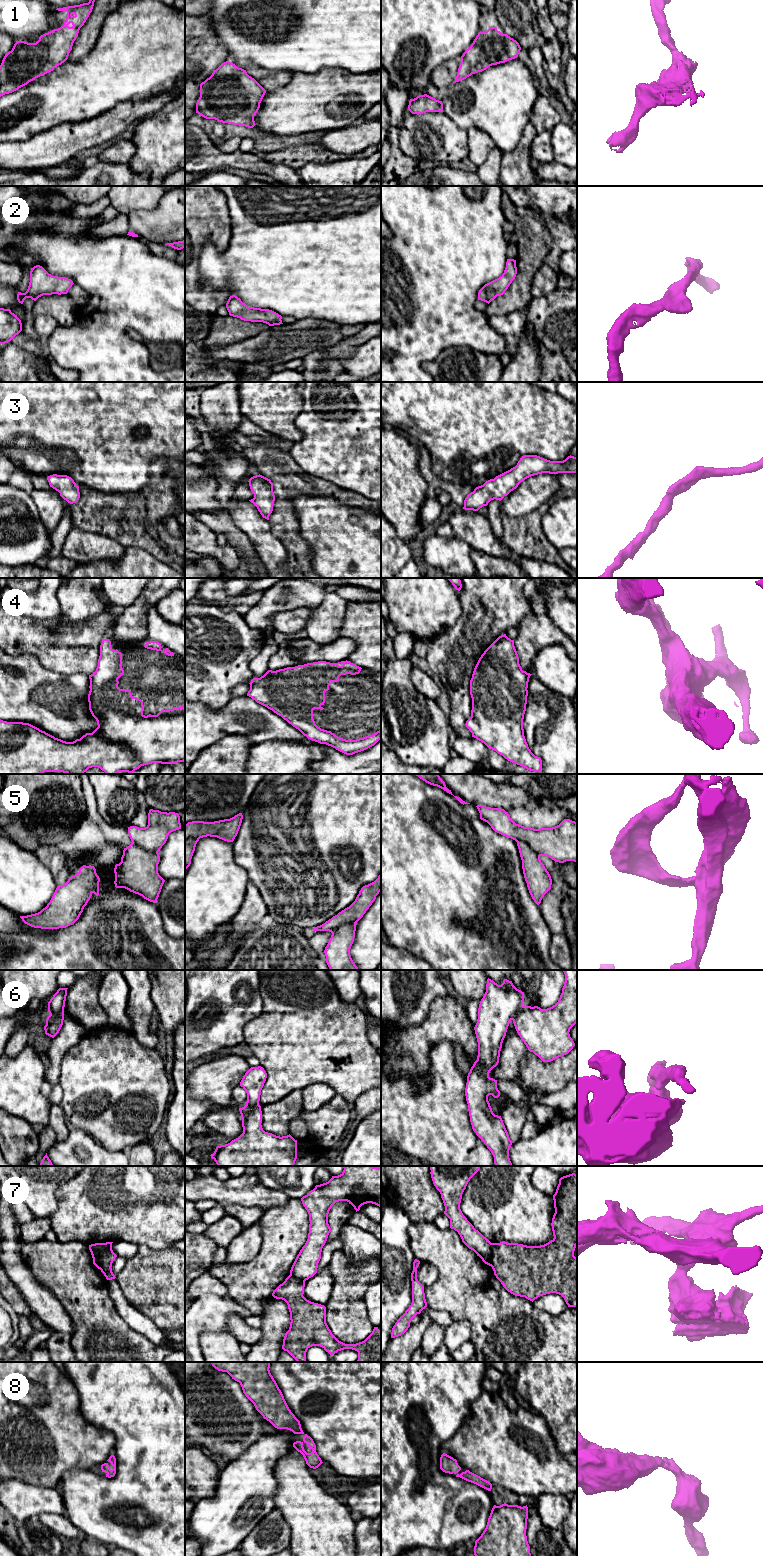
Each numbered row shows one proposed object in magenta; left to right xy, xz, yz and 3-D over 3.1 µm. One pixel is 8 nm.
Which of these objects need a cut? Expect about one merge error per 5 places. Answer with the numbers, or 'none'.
6, 7

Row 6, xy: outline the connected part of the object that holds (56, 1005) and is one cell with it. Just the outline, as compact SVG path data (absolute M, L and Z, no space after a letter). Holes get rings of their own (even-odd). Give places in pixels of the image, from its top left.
M59 988L48 1002L48 1012L50 1015L58 1016L64 1013L67 989L68 988Z

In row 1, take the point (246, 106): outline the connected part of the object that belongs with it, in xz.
M226 61L212 75L200 84L200 97L196 103L196 113L206 119L218 122L253 128L254 116L260 108L260 103L266 90L246 70Z

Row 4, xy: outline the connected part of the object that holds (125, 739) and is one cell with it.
M103 639L98 666L89 675L89 710L98 727L73 742L55 738L29 723L0 719L0 774L84 774L92 767L98 767L106 774L133 774L141 766L152 763L184 762L185 708L180 706L145 716L143 701L133 697L130 690L118 687L118 679L123 674L122 653L111 648L109 639Z

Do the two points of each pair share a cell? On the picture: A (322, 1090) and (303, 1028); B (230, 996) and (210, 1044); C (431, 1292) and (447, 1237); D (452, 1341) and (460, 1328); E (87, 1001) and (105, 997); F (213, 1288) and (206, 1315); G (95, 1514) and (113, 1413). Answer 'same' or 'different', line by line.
A: different
B: same
C: same
D: same
E: different
F: different
G: same

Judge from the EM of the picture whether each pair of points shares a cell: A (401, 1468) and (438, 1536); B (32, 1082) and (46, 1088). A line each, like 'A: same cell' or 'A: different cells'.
A: same cell
B: different cells

